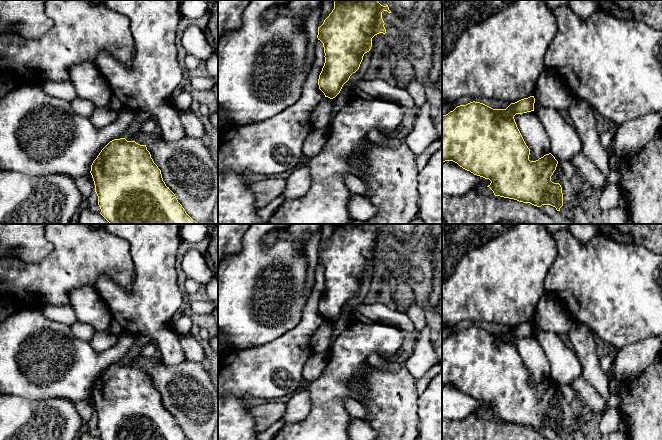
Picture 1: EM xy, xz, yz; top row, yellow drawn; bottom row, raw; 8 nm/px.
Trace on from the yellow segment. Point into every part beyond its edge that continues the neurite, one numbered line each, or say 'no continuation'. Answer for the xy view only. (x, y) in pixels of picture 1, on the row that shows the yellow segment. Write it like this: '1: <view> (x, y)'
no continuation

